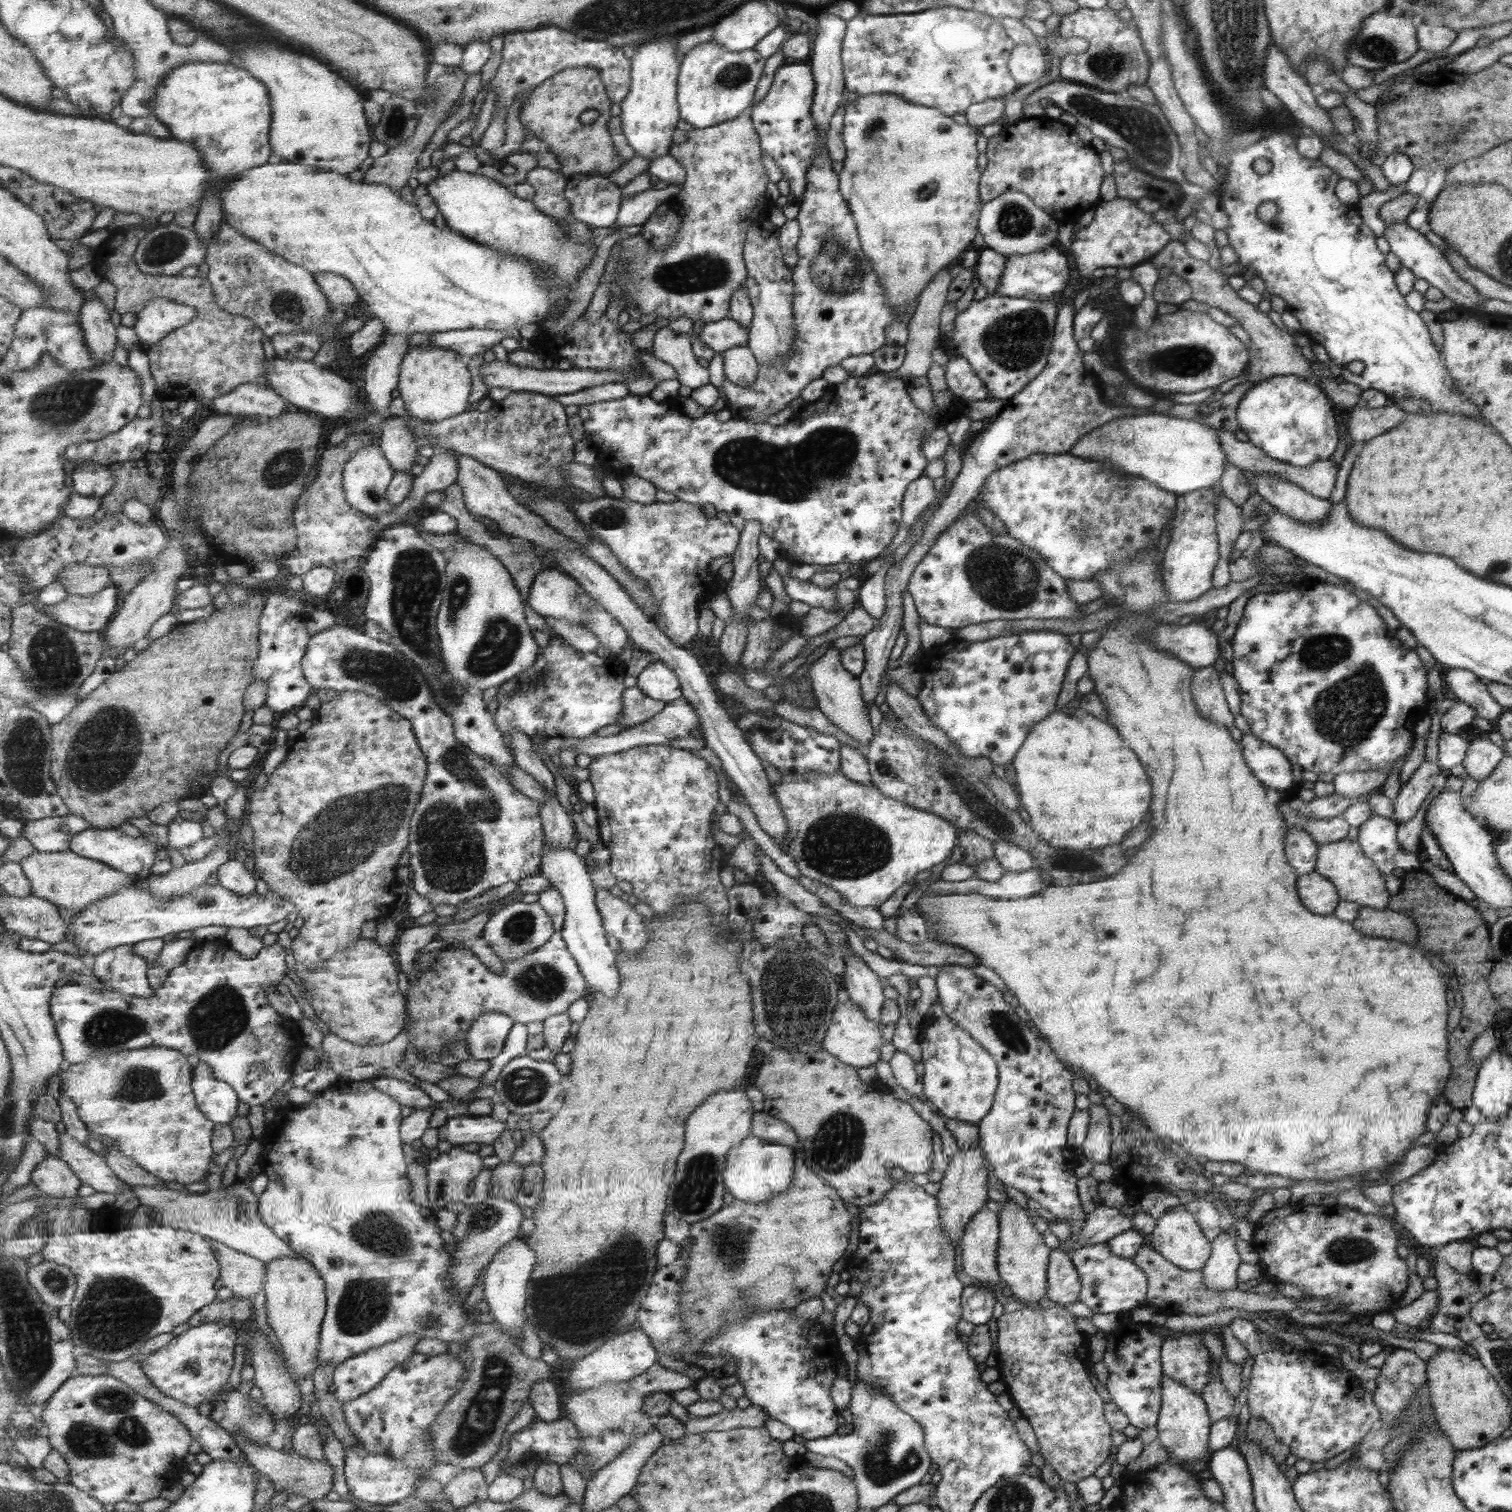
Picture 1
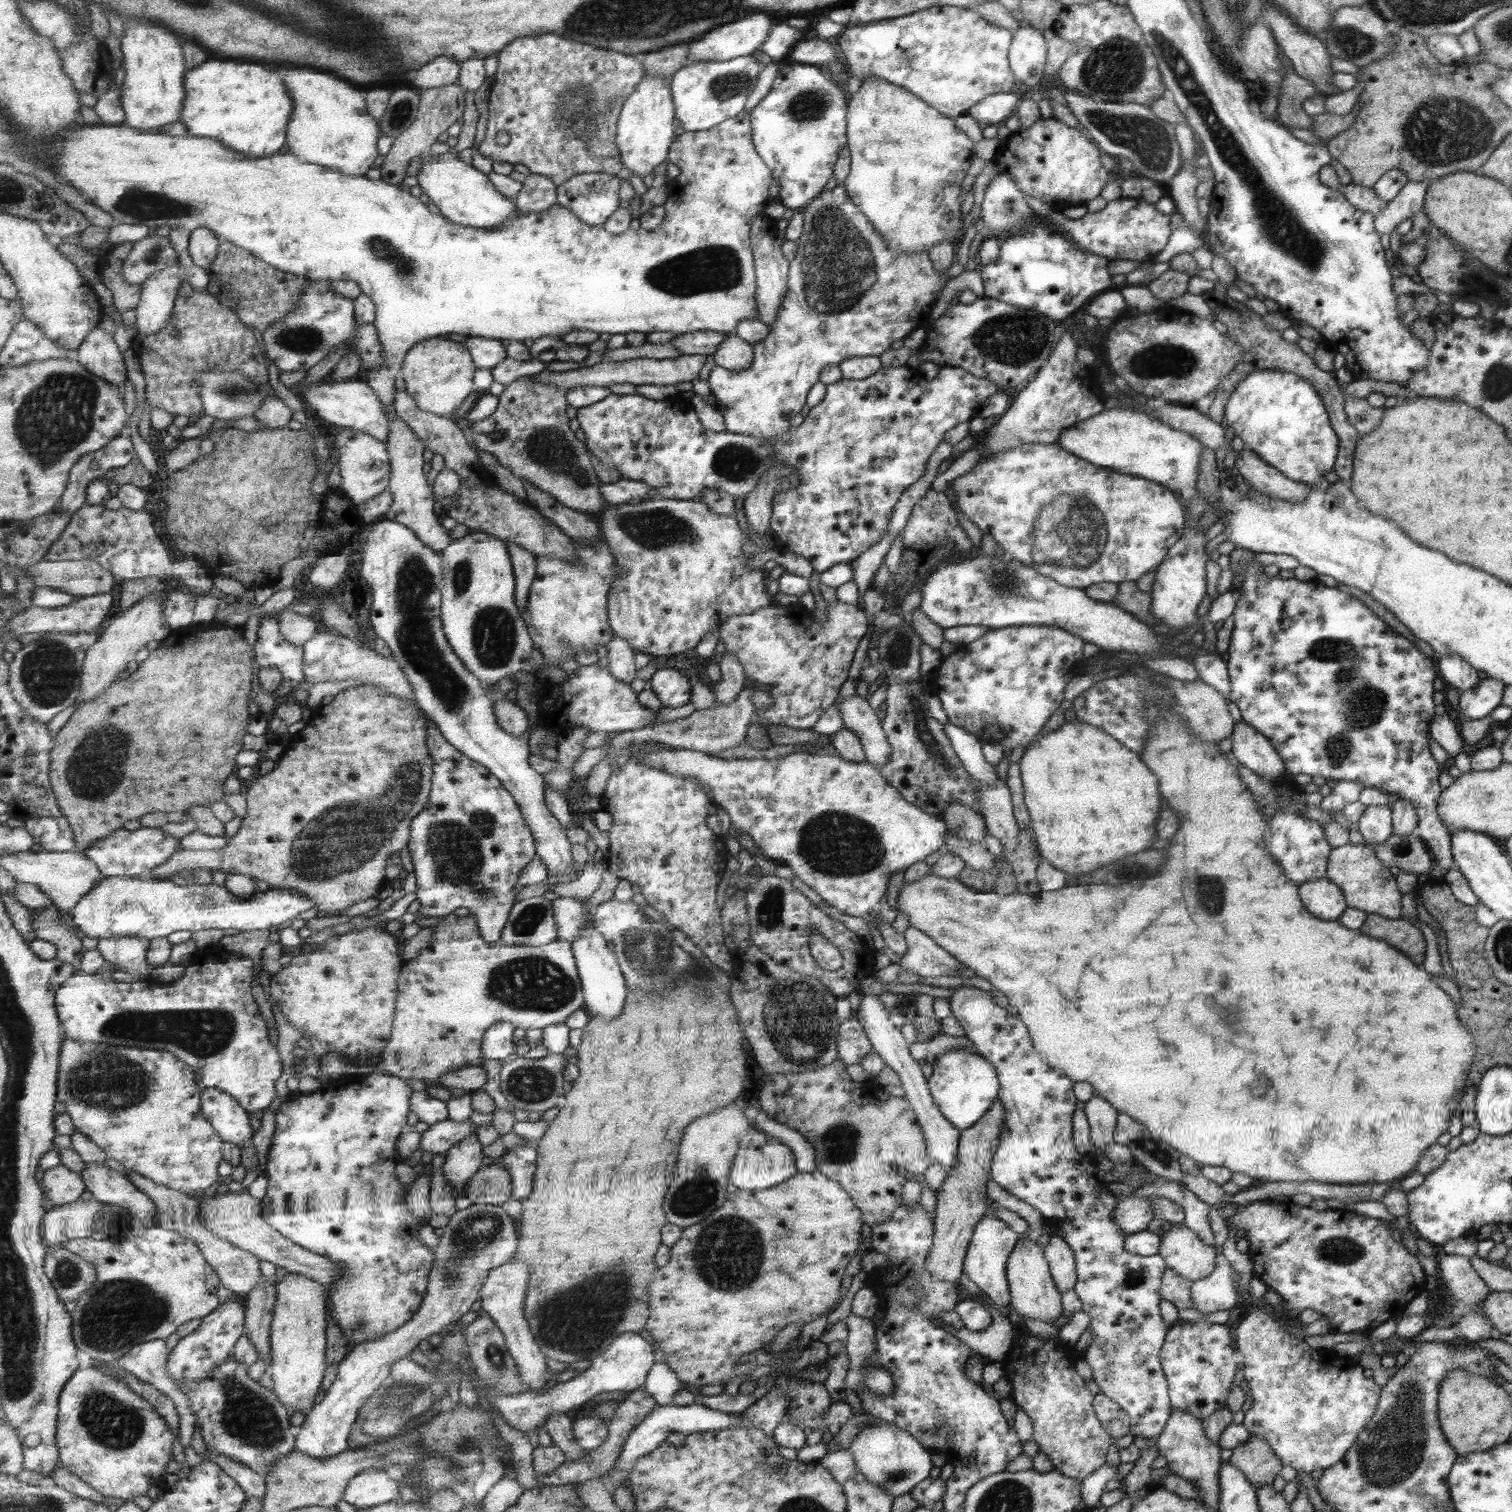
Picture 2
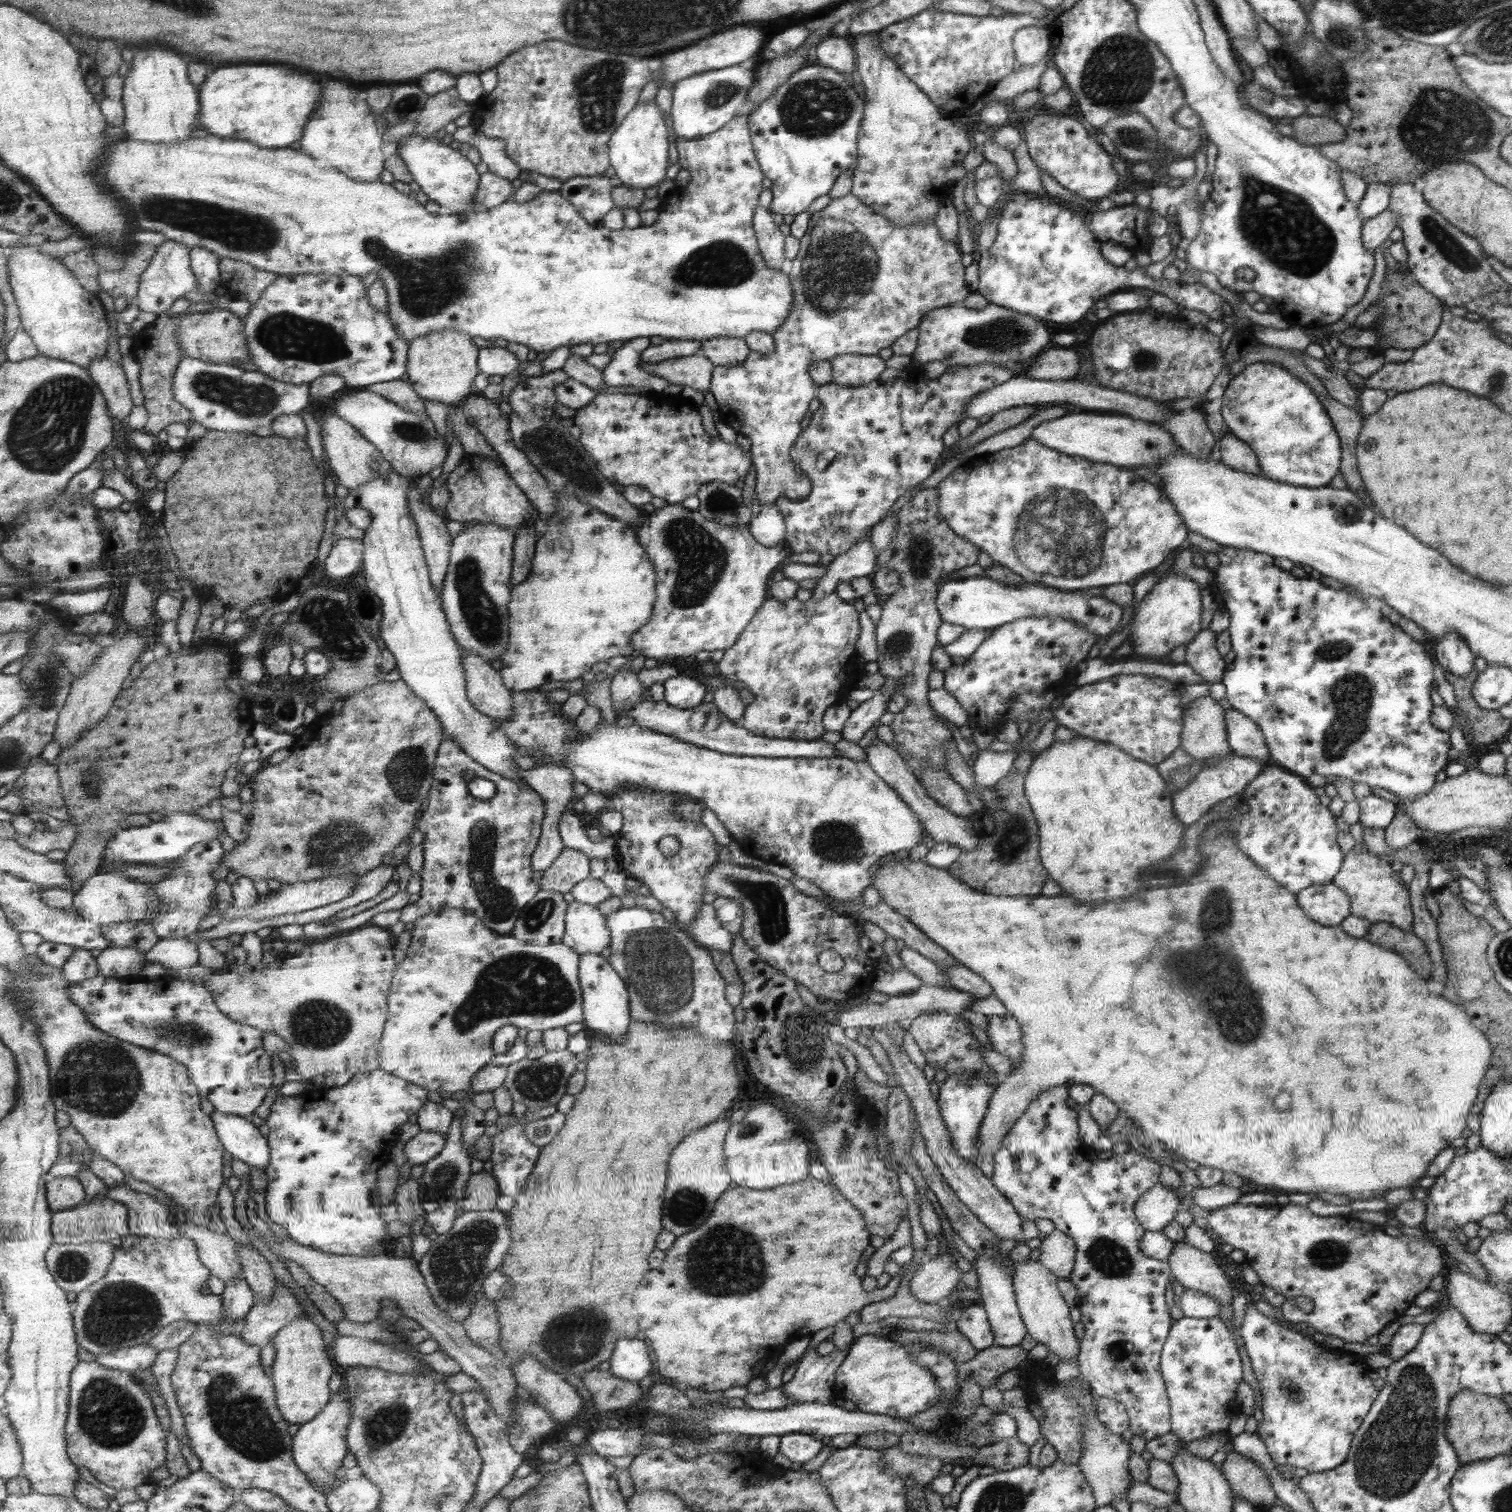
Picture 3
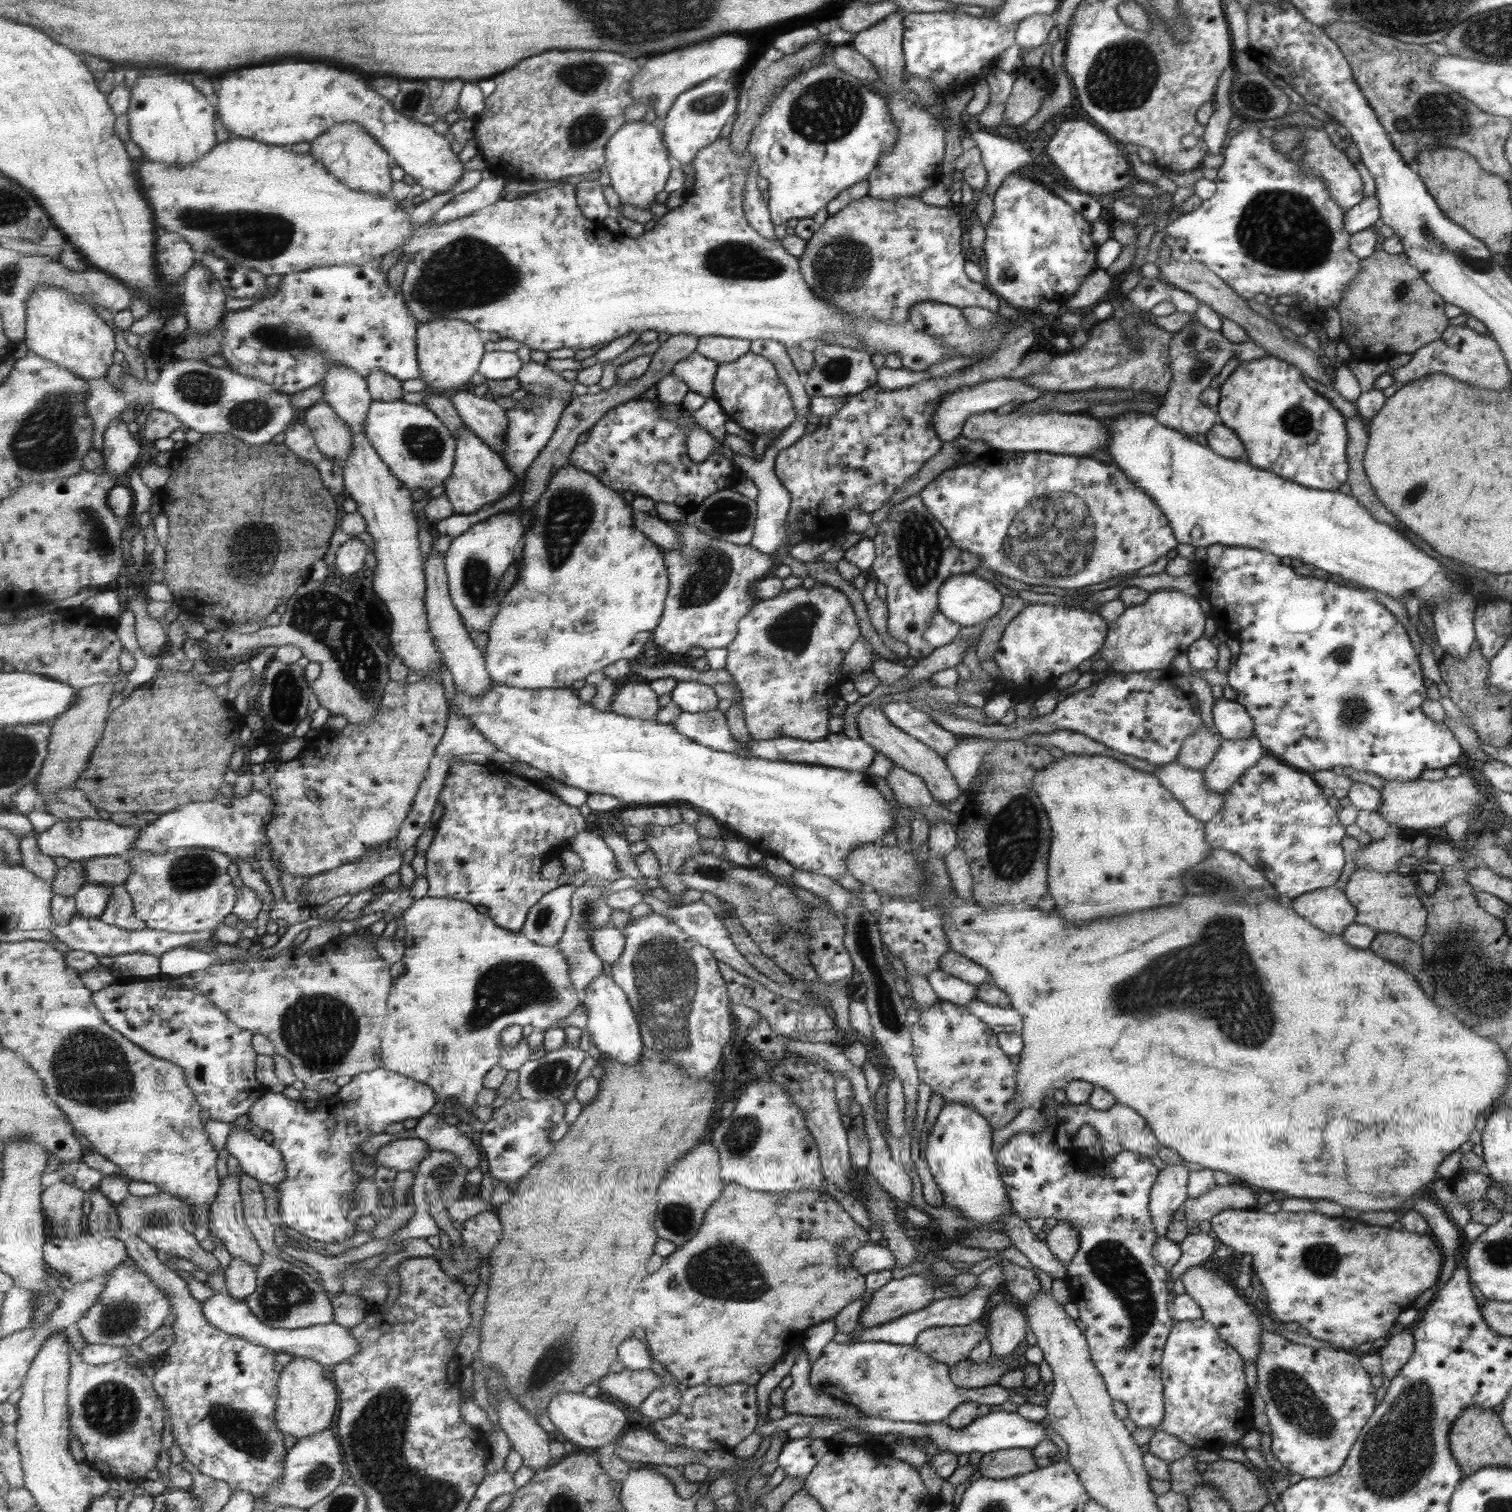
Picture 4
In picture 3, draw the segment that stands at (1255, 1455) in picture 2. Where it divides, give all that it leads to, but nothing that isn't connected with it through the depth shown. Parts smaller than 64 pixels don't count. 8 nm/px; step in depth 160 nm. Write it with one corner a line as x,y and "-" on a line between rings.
1232,1450
1226,1453
1219,1470
1229,1483
1233,1497
1245,1499
1258,1509
1266,1510
1273,1505
1273,1500
1277,1496
1274,1487
1271,1486
1265,1470
1259,1470
1255,1462

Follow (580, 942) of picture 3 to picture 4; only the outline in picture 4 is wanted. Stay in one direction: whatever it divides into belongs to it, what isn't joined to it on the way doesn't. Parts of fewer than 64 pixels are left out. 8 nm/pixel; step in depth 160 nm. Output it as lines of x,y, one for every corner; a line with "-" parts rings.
613,924
597,927
590,936
595,954
600,958
601,962
608,966
620,957
625,950
625,935

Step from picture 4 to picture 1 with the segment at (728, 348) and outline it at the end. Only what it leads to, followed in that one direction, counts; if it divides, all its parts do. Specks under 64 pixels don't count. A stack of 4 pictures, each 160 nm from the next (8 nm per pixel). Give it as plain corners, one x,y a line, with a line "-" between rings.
735,346
722,352
723,374
729,383
738,384
739,387
753,385
758,375
758,360
750,347

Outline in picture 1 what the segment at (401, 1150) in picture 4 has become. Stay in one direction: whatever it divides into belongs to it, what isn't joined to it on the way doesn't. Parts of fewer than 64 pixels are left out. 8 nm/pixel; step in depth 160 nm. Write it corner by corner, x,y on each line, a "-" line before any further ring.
470,1114
455,1116
438,1129
439,1140
449,1139
454,1146
471,1142
493,1145
506,1130
507,1122
499,1122
493,1116
474,1117

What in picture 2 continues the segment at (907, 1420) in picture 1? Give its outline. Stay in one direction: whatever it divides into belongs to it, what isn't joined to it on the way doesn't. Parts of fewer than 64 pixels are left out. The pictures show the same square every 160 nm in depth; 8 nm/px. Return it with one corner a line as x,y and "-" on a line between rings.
873,1418
867,1426
843,1449
851,1452
859,1472
865,1475
867,1481
881,1486
882,1490
893,1496
899,1496
909,1492
918,1482
928,1477
928,1472
934,1467
930,1460
931,1452
913,1435
880,1418

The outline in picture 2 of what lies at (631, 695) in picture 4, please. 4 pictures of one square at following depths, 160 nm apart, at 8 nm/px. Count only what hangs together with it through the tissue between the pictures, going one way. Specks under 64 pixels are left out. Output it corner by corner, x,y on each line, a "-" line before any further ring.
617,636
609,642
608,669
615,678
625,682
633,682
637,676
637,664
635,664
636,650
629,646
629,642
621,636

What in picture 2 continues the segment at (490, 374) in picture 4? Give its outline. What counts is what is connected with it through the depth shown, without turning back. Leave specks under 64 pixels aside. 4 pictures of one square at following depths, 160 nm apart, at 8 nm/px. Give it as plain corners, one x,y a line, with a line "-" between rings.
482,336
468,337
464,340
467,350
471,351
478,370
490,370
507,357
507,349
501,340

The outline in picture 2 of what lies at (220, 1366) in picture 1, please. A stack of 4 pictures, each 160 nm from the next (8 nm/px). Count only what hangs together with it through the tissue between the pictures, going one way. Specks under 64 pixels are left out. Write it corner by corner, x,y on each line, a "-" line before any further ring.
234,1293
234,1297
229,1302
220,1304
214,1313
206,1316
202,1320
201,1326
185,1336
180,1338
177,1345
170,1352
168,1358
169,1375
175,1380
177,1385
181,1383
199,1383
199,1380
209,1377
211,1371
215,1371
221,1363
233,1358
235,1347
238,1346
239,1340
246,1334
246,1297

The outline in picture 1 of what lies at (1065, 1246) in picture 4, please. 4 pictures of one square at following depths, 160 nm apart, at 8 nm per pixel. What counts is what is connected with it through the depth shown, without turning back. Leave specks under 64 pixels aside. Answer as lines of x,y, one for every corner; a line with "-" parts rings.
1062,1247
1053,1248
1046,1268
1046,1297
1062,1307
1078,1301
1082,1283
1070,1255

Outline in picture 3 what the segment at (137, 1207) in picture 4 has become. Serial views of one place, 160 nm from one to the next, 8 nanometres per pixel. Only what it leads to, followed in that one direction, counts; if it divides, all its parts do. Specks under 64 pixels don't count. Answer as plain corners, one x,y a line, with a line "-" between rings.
107,1197
89,1203
85,1201
72,1209
56,1212
52,1215
54,1242
59,1244
83,1244
85,1242
112,1241
132,1233
128,1223
128,1208
122,1203

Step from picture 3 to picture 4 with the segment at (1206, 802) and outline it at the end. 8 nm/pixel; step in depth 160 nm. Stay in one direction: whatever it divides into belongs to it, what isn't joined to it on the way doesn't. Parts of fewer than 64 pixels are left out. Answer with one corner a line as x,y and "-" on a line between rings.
1254,734
1247,738
1240,738
1239,740
1222,740
1213,760
1207,767
1201,770
1204,785
1219,795
1227,792
1227,789
1230,788
1242,774
1247,772
1251,767
1256,766
1256,762
1265,754
1264,749
1261,749
1261,747
1263,748

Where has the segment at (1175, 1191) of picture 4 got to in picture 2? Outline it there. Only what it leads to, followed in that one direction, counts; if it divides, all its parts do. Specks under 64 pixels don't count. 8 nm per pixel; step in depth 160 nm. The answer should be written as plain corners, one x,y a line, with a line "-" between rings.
1125,1197
1120,1200
1113,1212
1114,1222
1125,1235
1146,1230
1147,1222
1153,1219
1152,1216
1150,1202
1143,1197

